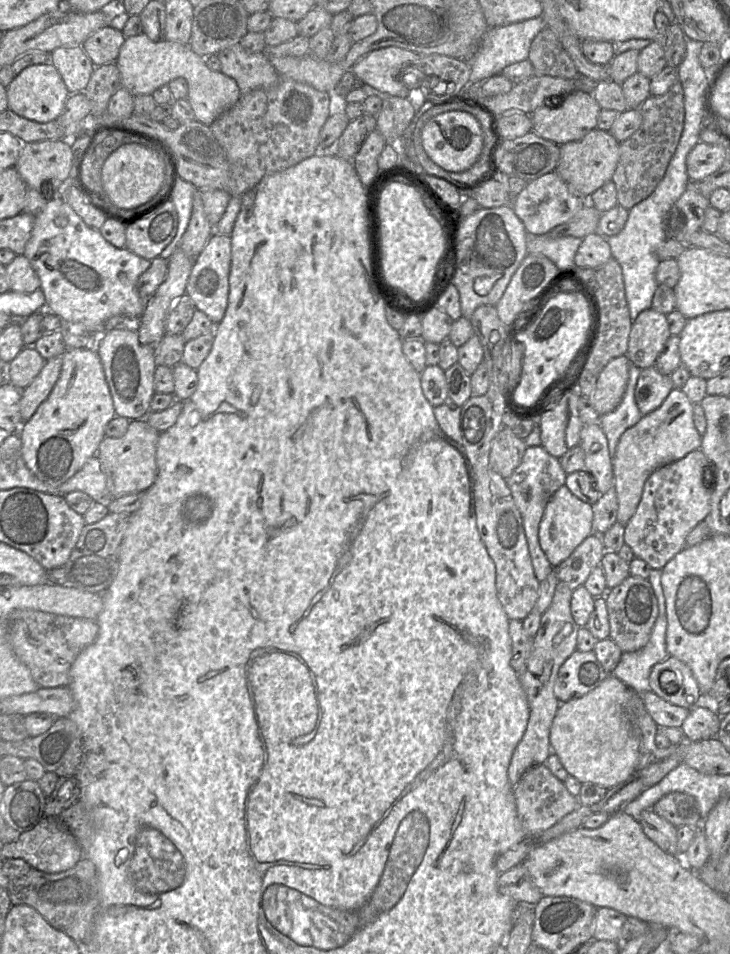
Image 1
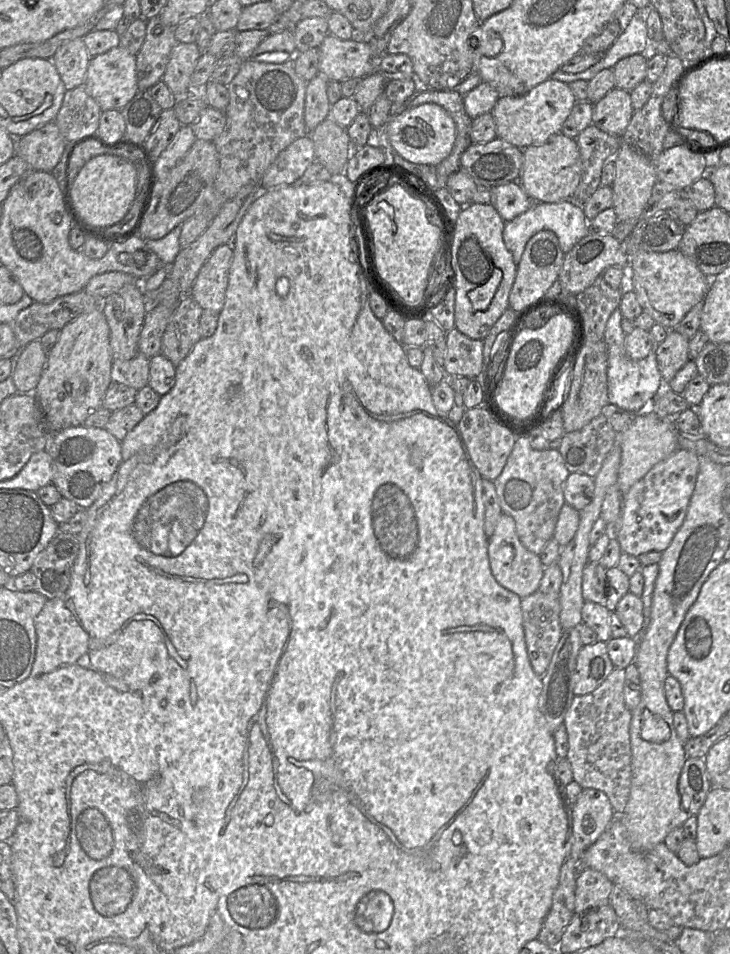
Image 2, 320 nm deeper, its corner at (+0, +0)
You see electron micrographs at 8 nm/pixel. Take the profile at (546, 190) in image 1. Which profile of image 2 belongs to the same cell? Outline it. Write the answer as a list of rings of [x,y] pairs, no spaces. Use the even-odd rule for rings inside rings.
[[[518,181],[491,187],[490,191],[490,204],[497,210],[504,222],[513,220],[533,205],[533,200]]]

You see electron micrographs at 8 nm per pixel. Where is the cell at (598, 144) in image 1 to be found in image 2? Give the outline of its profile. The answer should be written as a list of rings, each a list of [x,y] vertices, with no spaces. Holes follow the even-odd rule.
[[[559,132],[550,136],[541,145],[523,149],[523,164],[518,182],[533,201],[557,203],[573,198],[581,174],[582,163],[576,139]]]

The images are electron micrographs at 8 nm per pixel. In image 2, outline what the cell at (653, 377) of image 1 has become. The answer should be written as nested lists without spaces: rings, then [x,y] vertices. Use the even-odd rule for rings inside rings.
[[[670,330],[666,339],[656,346],[658,368],[665,383],[669,383],[689,360],[689,339]]]

